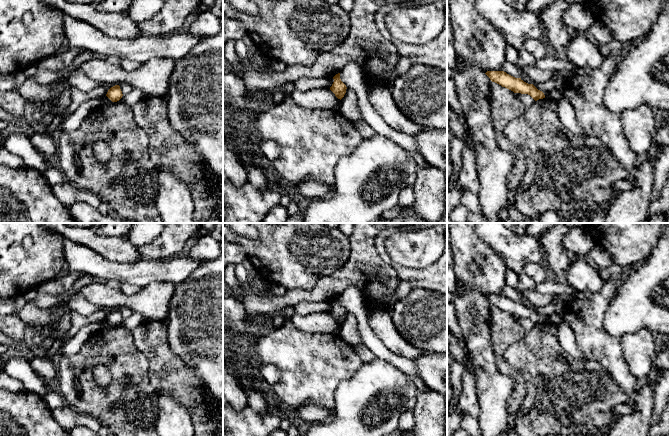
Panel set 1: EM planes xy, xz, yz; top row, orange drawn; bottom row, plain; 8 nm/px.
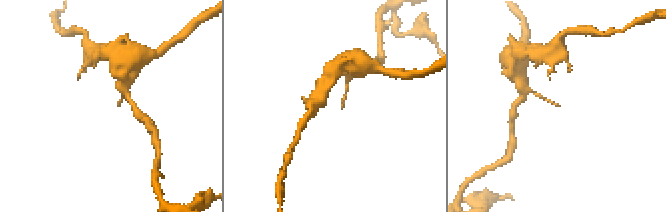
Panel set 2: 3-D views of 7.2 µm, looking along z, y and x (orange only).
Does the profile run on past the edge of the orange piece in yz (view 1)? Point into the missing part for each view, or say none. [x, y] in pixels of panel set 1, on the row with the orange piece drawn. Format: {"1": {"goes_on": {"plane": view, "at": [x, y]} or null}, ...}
{"1": {"goes_on": null}}

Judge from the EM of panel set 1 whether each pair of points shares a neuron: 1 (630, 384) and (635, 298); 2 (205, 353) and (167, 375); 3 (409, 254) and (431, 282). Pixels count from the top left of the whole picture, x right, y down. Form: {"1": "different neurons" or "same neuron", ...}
{"1": "different neurons", "2": "different neurons", "3": "different neurons"}

